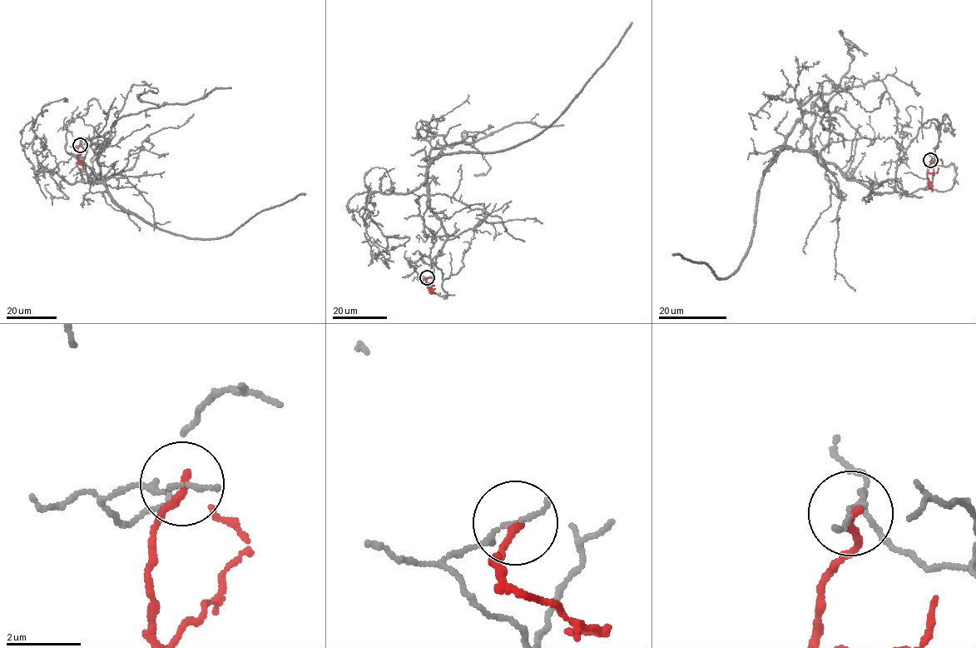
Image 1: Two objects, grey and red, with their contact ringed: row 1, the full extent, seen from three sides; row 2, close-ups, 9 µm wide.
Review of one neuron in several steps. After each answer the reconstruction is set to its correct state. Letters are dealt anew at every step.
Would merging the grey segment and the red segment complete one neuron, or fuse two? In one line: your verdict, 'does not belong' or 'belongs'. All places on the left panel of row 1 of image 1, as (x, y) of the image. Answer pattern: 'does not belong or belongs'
does not belong

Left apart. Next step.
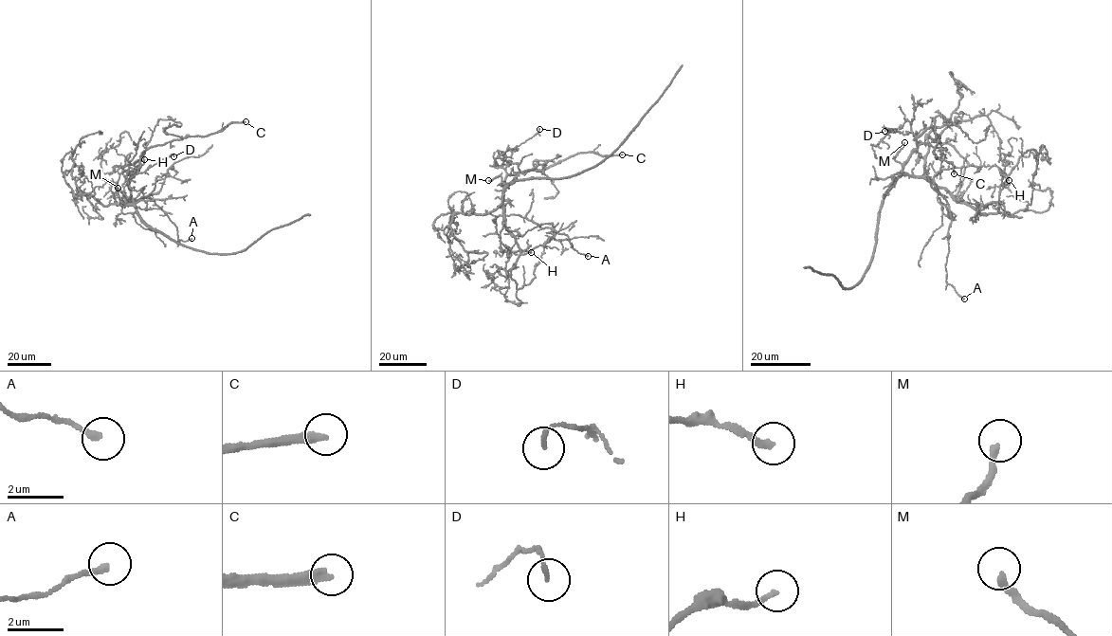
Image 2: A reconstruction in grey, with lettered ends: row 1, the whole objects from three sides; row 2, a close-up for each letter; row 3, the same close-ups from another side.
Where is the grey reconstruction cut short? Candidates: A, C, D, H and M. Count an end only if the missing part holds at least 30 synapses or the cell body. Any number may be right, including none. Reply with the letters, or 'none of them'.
C, M

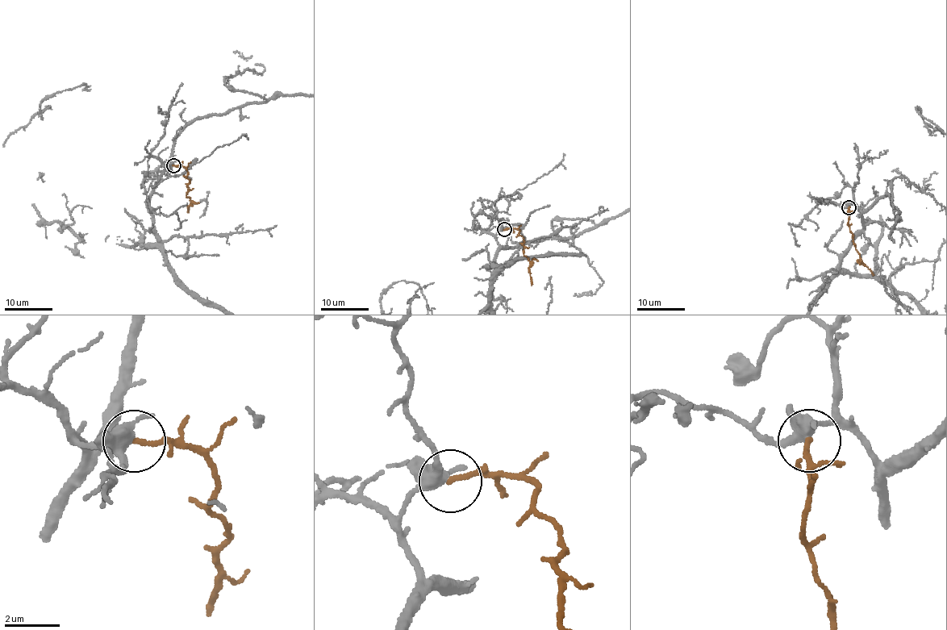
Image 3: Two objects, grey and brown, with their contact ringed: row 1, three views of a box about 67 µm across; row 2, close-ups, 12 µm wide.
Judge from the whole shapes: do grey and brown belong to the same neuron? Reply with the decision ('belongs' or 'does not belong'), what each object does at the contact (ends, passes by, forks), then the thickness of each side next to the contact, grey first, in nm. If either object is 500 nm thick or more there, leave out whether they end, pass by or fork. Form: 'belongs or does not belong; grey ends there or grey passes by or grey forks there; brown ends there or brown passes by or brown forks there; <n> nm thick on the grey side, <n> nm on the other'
does not belong; grey forks there; brown ends there; 380 nm thick on the grey side, 180 nm on the other

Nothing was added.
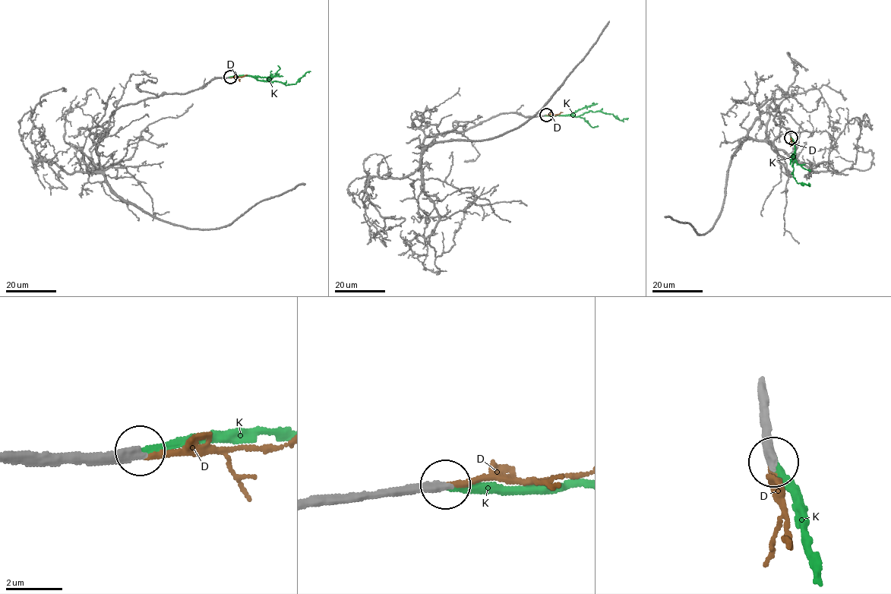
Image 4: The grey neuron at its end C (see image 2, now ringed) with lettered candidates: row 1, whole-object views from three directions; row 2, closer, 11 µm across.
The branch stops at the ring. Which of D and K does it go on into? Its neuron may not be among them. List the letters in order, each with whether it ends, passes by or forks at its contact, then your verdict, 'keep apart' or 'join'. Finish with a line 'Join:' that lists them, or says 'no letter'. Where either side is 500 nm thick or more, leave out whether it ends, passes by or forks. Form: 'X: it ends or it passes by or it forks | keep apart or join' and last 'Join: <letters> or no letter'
D: it ends | keep apart
K: it ends | join
Join: K

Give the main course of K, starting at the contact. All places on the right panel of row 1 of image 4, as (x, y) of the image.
K: (791, 137), (795, 151), (792, 166), (793, 176), (797, 181), (810, 185)

